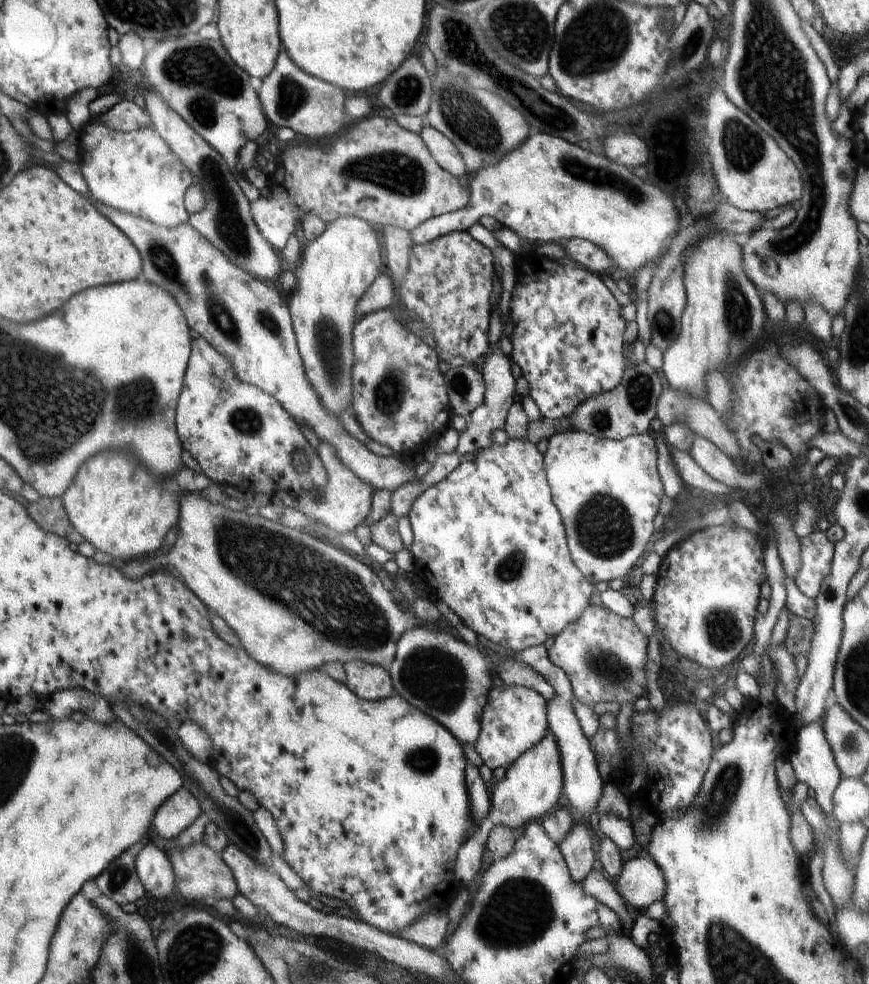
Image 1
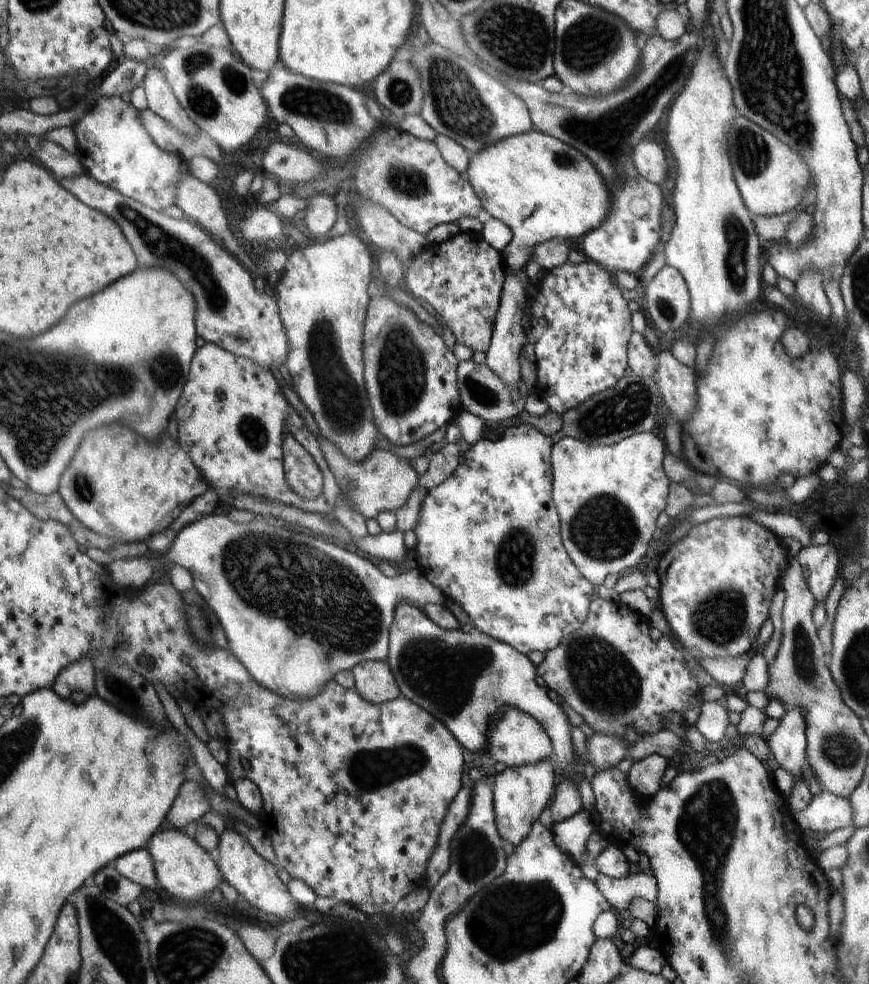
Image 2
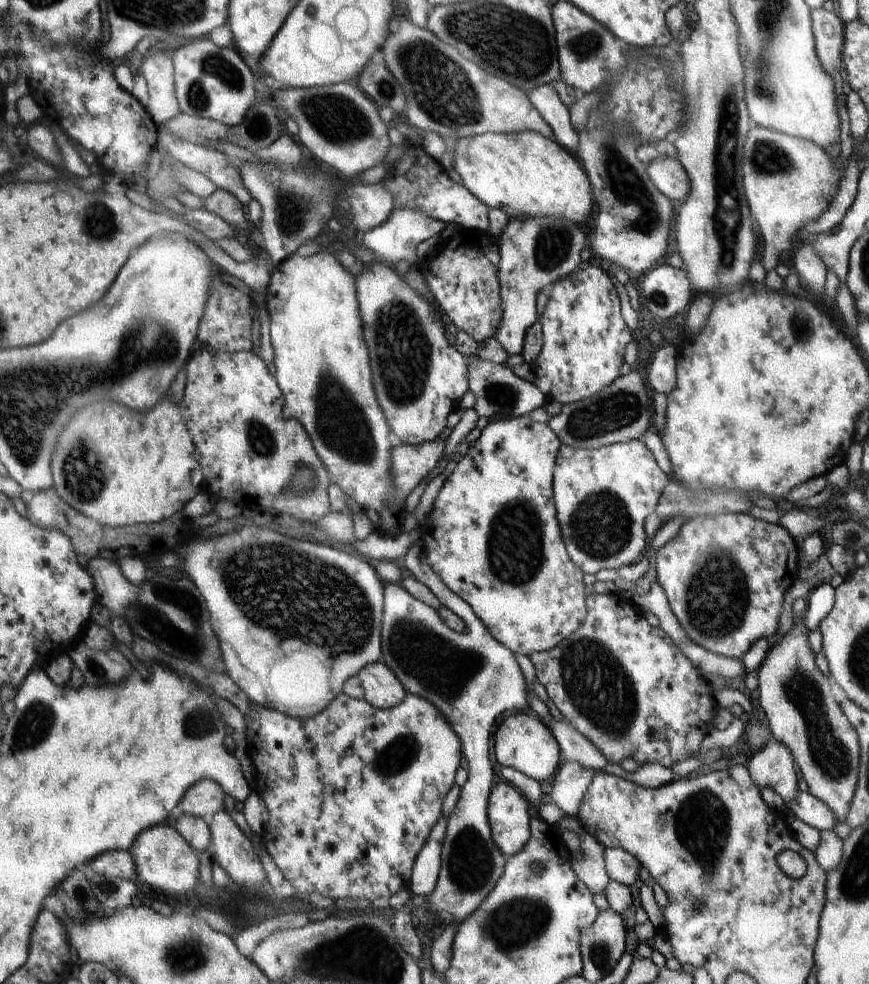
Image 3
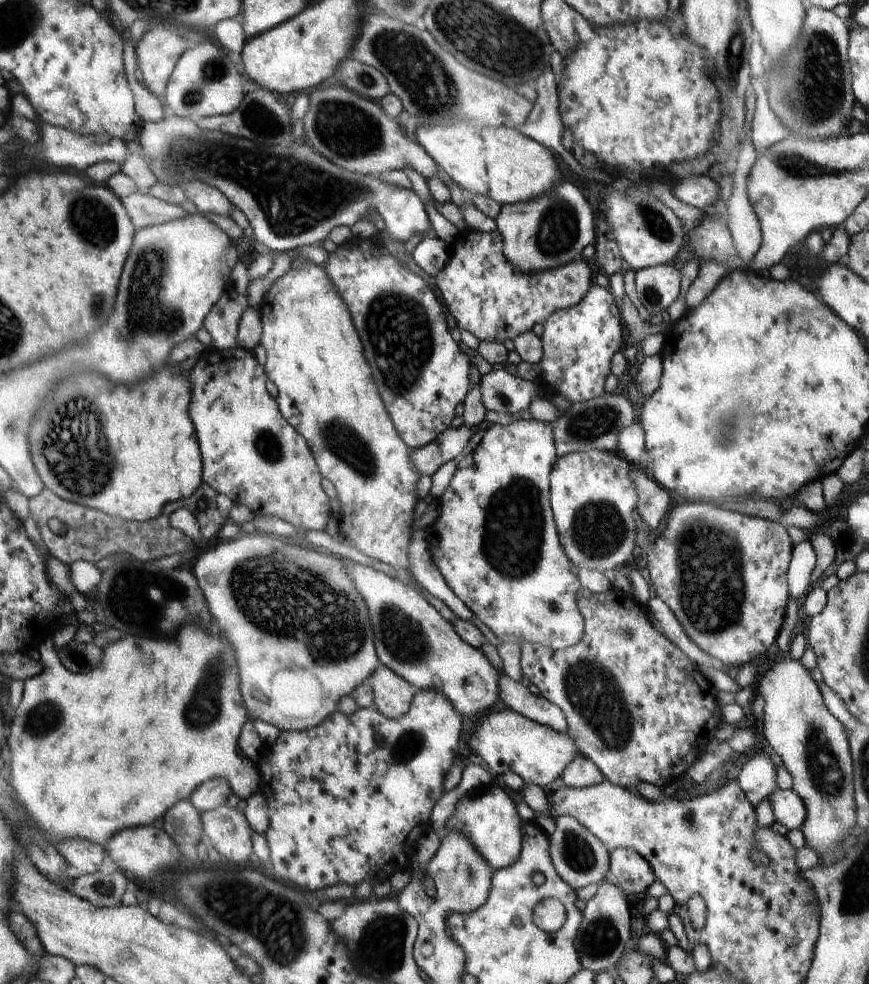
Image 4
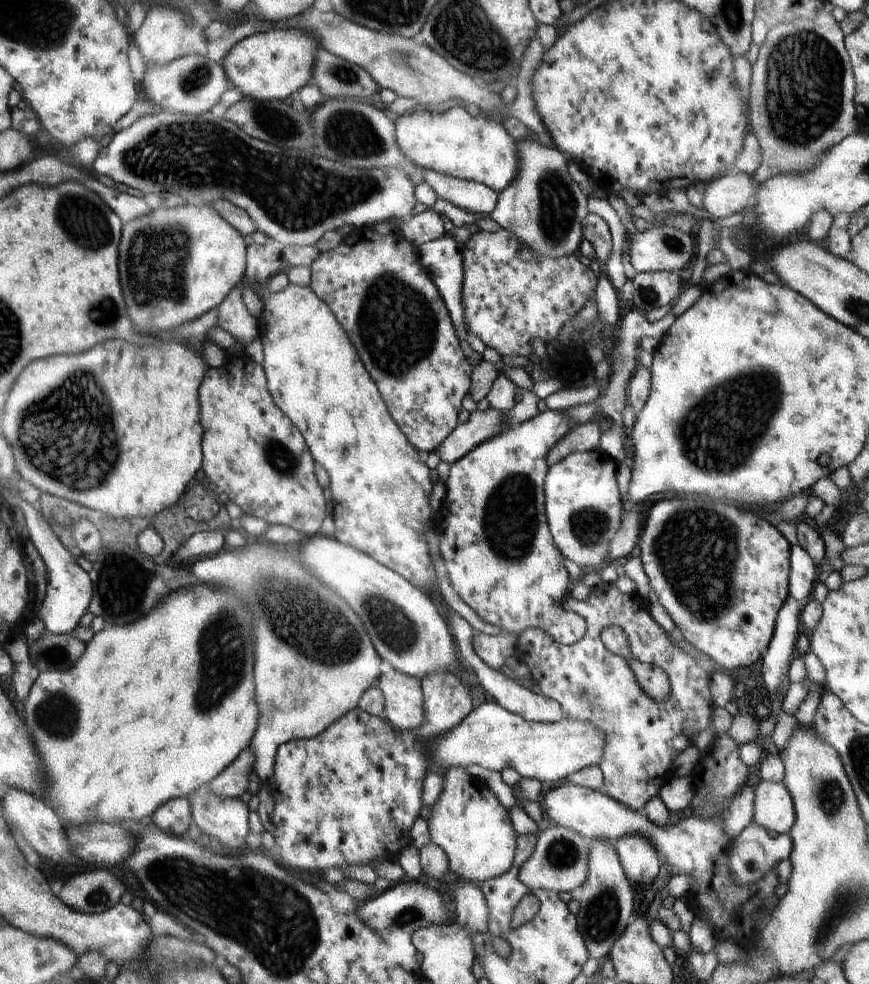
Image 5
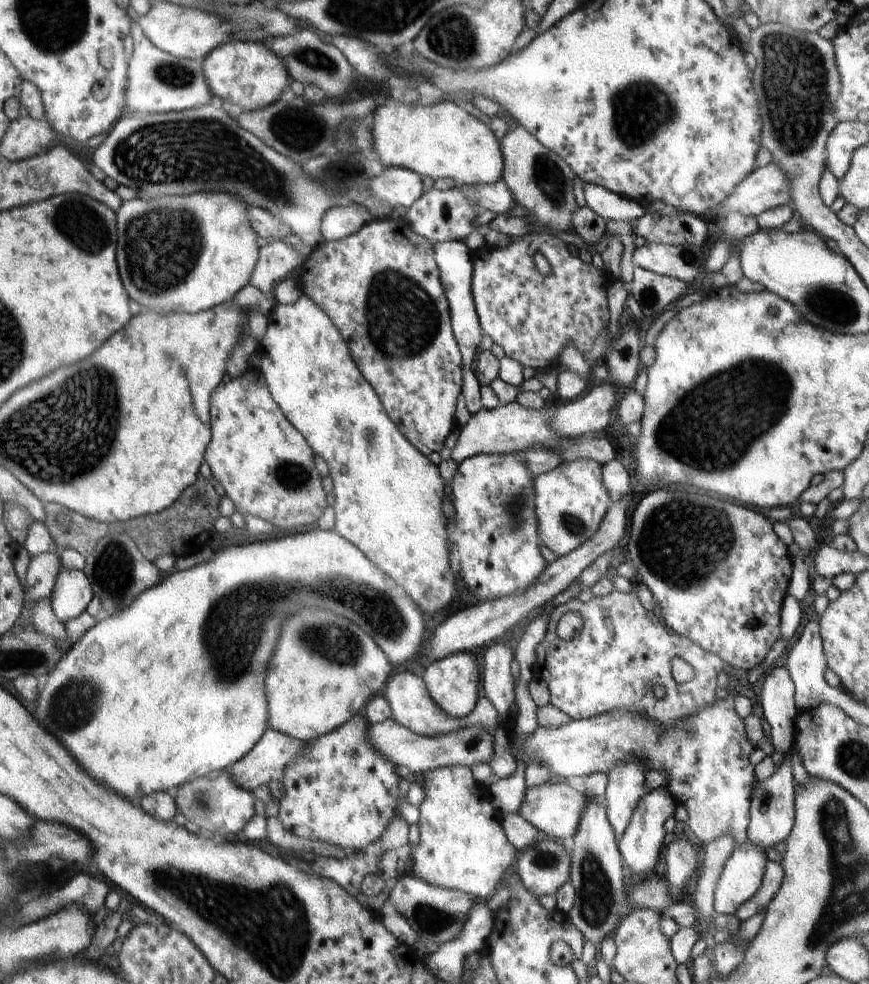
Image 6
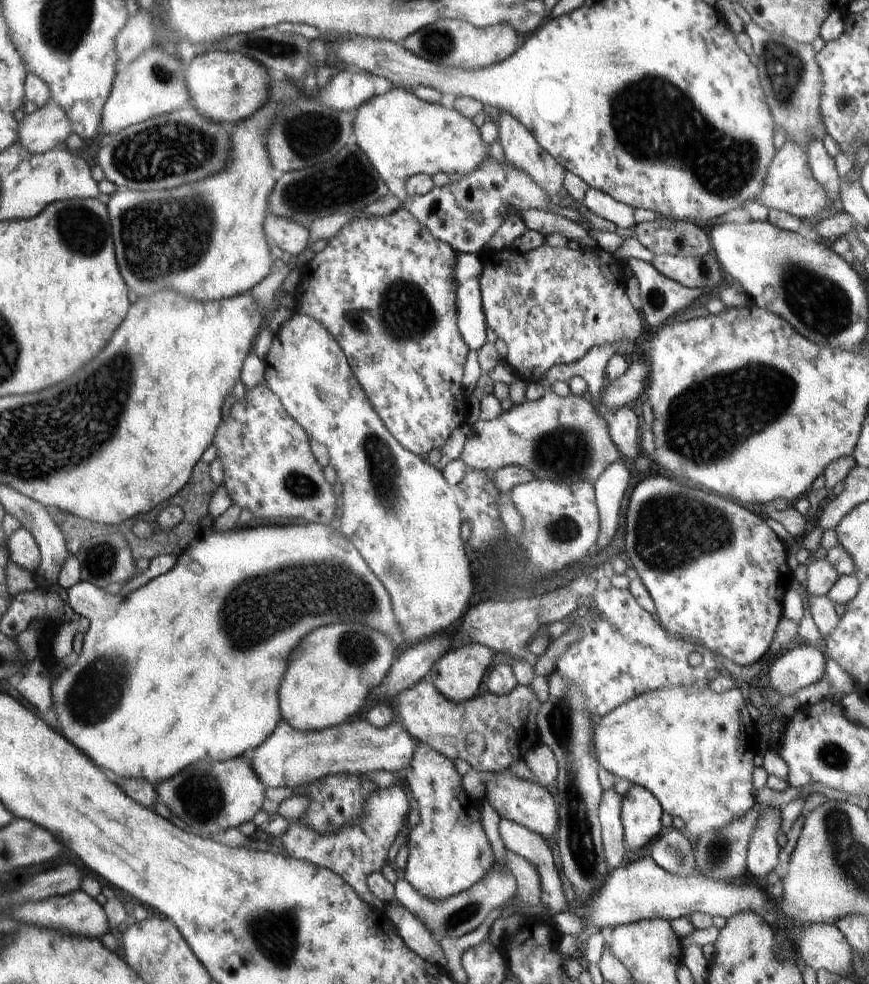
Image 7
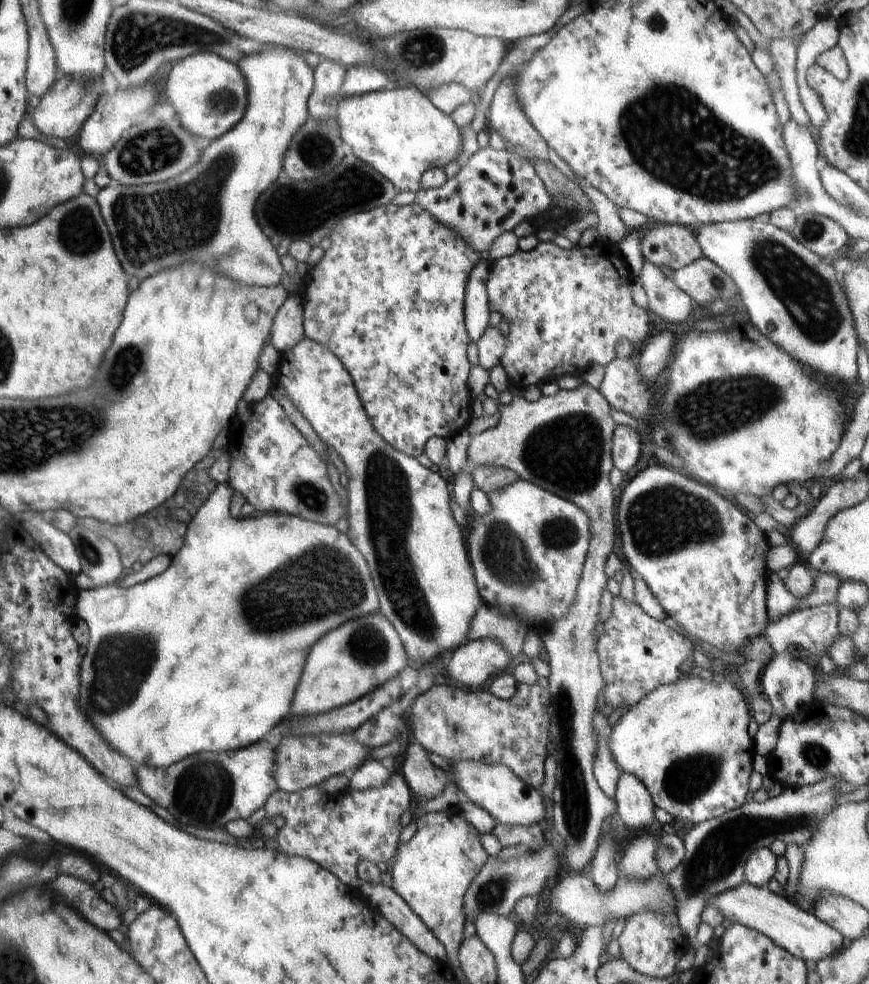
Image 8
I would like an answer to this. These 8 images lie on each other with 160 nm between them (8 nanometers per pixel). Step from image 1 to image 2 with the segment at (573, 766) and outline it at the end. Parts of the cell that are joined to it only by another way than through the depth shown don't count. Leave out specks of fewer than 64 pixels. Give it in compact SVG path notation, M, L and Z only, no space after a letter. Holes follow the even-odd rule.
M446 598L444 604L453 612L453 616L459 620L464 629L456 630L446 630L441 626L438 626L433 620L430 620L429 616L426 616L426 613L418 605L413 605L408 601L400 601L395 608L393 623L389 628L389 653L387 656L386 662L390 667L390 672L394 675L396 684L400 689L402 696L413 700L419 707L426 709L430 714L433 714L438 720L441 720L446 728L450 729L450 732L456 737L456 740L461 744L462 748L468 748L470 752L478 752L479 754L487 748L487 732L490 732L490 720L494 720L494 716L498 716L498 712L502 712L502 706L512 706L514 708L519 708L522 712L529 714L534 717L534 720L537 720L543 727L544 730L548 733L548 736L551 738L554 747L554 754L552 761L555 764L564 766L564 770L568 769L571 763L574 763L574 766L577 767L574 750L574 745L572 745L570 739L570 727L572 724L568 721L566 714L560 708L557 699L552 696L548 688L541 687L535 681L537 678L537 667L528 659L527 655L518 652L515 648L512 648L509 644L500 642L495 638L489 637L487 634L480 632L476 627L471 624L470 617L466 614L466 611L462 610L454 601Z

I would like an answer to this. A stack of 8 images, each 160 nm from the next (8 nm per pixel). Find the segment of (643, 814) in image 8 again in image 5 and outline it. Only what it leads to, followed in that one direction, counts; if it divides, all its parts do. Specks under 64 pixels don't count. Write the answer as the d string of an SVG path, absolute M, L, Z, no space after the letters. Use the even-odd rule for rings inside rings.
M676 775L660 788L658 798L664 802L668 811L680 814L682 810L687 809L696 795L694 781L691 776ZM632 834L615 842L615 852L632 884L650 884L660 874L660 858L656 848L640 834Z

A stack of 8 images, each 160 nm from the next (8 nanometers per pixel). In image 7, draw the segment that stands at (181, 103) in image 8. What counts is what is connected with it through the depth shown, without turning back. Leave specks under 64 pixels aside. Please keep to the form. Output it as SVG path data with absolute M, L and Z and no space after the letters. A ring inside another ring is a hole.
M206 50L190 62L183 72L190 106L215 123L239 122L250 118L266 104L270 72L258 61L239 52Z

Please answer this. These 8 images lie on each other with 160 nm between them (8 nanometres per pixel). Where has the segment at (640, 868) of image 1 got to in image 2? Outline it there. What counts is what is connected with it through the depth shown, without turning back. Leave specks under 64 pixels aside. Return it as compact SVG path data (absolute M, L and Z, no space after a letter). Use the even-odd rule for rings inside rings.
M642 872L629 873L623 879L613 879L607 874L598 873L593 883L614 909L627 909L628 903L635 898L655 903L659 891L656 877Z

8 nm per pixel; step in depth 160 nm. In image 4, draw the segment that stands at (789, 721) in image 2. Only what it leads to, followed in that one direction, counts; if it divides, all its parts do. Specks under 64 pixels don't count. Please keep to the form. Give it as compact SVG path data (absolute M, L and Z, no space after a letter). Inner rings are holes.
M760 753L746 760L736 779L739 789L752 808L756 808L761 800L768 798L777 788L776 772L769 754Z

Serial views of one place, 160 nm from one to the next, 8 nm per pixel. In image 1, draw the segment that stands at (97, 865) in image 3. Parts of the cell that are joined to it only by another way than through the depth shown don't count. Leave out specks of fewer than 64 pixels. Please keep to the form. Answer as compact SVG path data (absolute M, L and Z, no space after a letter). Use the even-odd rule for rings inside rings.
M145 845L134 857L135 871L148 896L164 898L175 890L175 872L166 853L155 845Z

